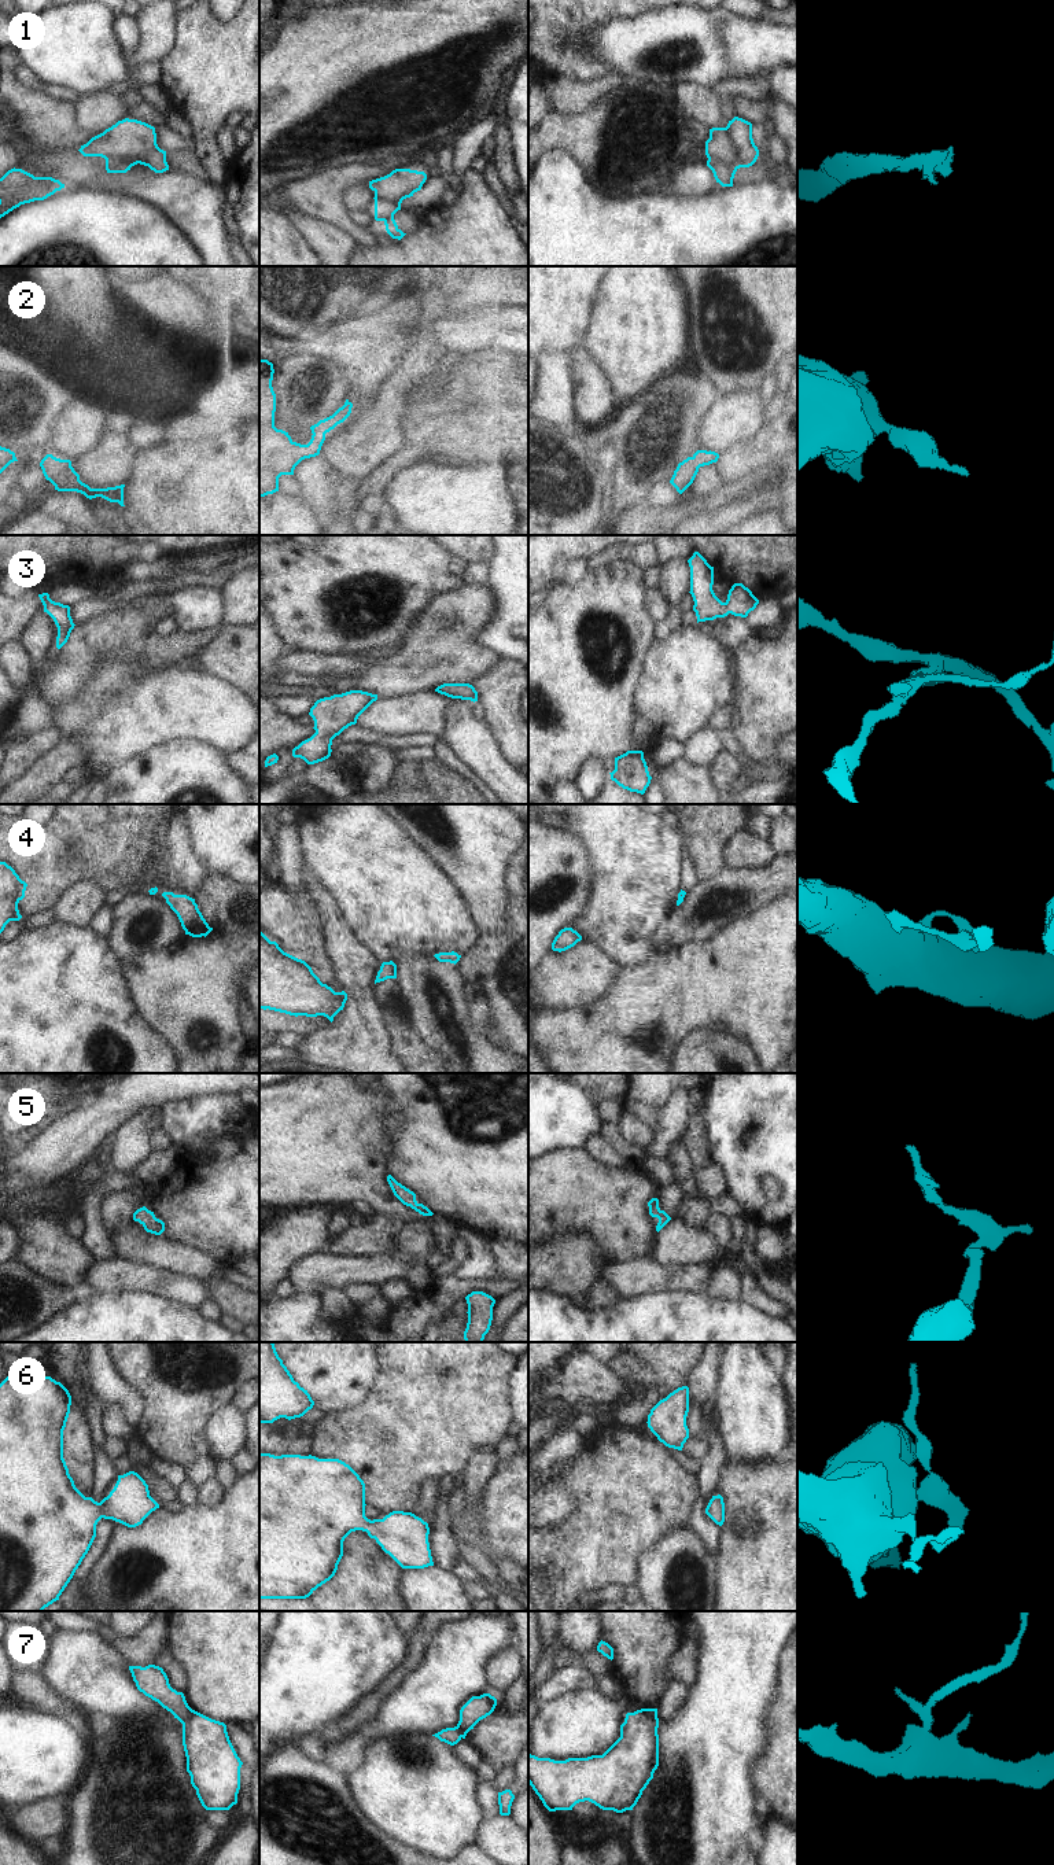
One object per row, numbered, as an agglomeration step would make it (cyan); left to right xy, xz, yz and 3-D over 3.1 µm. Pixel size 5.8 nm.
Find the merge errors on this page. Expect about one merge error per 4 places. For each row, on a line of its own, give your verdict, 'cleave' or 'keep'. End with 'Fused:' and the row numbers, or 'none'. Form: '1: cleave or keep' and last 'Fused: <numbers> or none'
1: keep
2: keep
3: keep
4: keep
5: keep
6: keep
7: cleave
Fused: 7

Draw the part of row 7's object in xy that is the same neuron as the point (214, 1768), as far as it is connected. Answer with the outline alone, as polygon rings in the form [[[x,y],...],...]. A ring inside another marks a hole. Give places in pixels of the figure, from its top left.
[[[195,1710],[183,1722],[183,1746],[191,1784],[206,1810],[229,1810],[237,1803],[240,1768],[224,1722]]]

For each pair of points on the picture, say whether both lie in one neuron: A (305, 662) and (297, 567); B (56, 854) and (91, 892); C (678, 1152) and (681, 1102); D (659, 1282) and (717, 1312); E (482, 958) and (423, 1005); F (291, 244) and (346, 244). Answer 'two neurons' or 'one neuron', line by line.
A: two neurons
B: two neurons
C: two neurons
D: two neurons
E: two neurons
F: two neurons

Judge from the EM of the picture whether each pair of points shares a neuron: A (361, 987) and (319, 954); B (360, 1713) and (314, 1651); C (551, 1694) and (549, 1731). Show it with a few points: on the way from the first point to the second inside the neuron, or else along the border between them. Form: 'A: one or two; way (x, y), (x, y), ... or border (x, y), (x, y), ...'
A: two; border (325, 933), (325, 950), (338, 980)
B: two; border (379, 1683), (343, 1717), (330, 1724)
C: two; border (581, 1688), (542, 1703)

